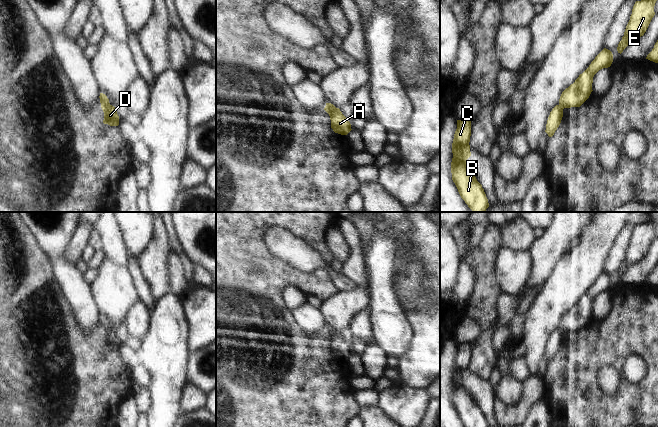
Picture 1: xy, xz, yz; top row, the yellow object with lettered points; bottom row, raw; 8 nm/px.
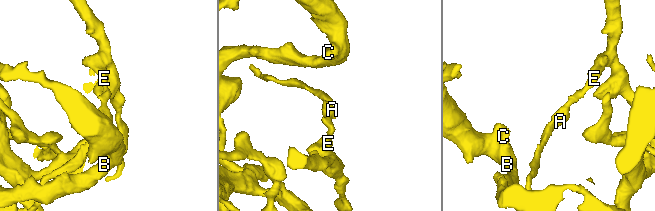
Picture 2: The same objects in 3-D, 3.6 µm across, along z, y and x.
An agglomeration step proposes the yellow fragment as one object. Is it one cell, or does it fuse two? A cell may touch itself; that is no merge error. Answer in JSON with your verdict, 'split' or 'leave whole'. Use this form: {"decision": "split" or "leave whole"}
{"decision": "split"}

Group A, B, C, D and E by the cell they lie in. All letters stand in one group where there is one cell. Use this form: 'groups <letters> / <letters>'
groups A B C E / D

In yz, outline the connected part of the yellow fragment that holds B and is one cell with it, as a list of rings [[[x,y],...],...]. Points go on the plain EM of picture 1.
[[[457,344],[457,353],[452,367],[452,404],[465,427],[488,427],[482,409],[477,405],[467,387],[467,383],[471,380],[470,360],[471,344]]]

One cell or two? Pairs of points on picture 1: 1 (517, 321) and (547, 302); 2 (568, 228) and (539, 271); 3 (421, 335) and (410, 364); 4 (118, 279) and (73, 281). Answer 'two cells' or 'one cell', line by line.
1: two cells
2: one cell
3: one cell
4: two cells

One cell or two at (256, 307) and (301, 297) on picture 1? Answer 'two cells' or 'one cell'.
two cells

